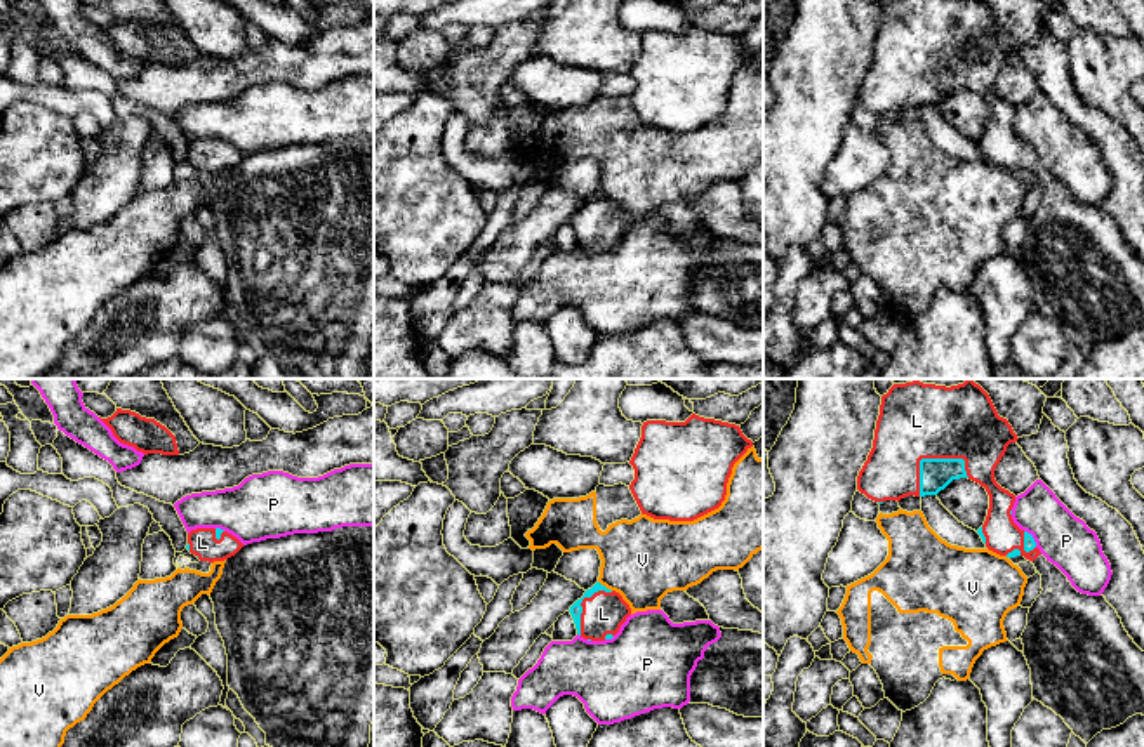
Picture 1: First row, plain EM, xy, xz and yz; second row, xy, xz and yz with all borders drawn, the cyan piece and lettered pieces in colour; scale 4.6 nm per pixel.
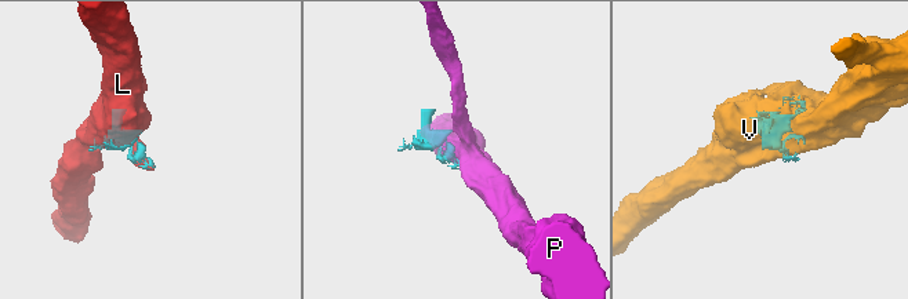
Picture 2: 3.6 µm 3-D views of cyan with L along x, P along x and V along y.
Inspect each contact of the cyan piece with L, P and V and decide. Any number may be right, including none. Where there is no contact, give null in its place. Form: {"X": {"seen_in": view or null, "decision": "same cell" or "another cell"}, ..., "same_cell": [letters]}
{"L": {"seen_in": "yz", "decision": "same cell"}, "P": {"seen_in": "yz", "decision": "another cell"}, "V": {"seen_in": "xz", "decision": "another cell"}, "same_cell": ["L"]}

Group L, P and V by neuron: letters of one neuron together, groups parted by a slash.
L / P / V

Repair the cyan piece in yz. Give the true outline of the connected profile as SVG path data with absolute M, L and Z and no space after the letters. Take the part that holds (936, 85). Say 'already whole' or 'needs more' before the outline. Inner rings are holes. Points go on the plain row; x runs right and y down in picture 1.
needs more | M888 0L881 7L873 59L857 87L857 101L868 109L883 115L904 108L937 106L953 90L968 89L986 99L989 120L984 136L977 141L986 158L1000 167L1024 167L1034 172L1041 163L1031 144L1021 141L1012 130L1015 106L1001 99L994 90L994 80L1010 54L1019 49L1007 30L1000 28L984 0Z

